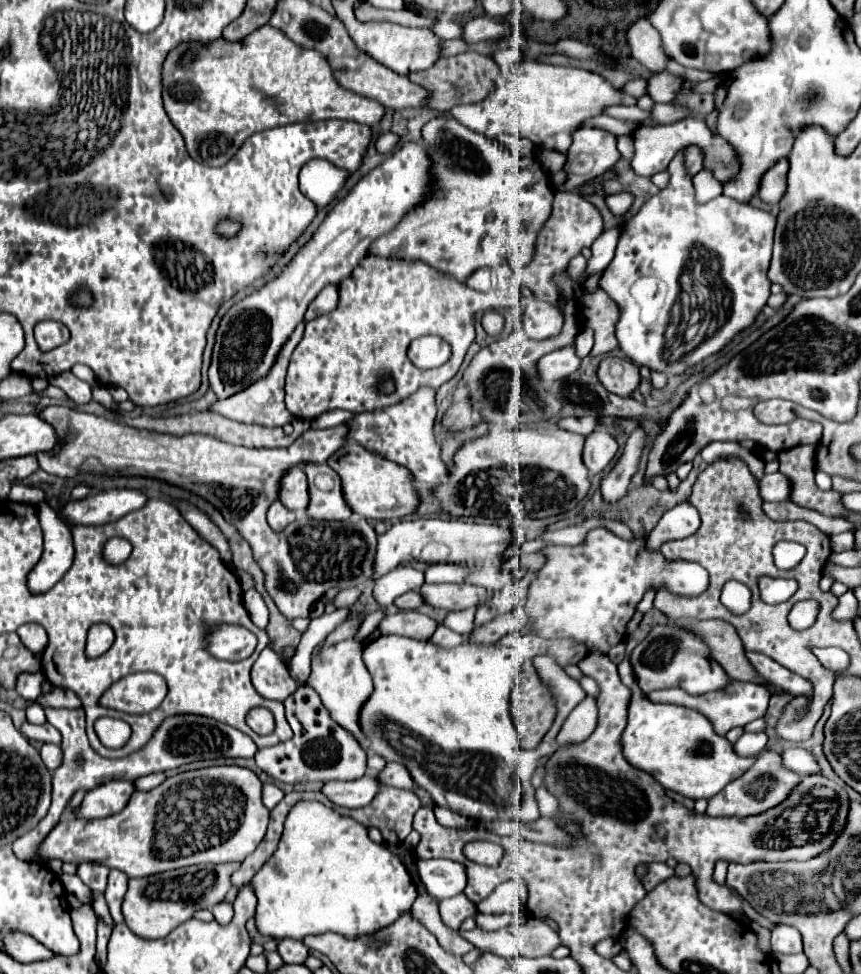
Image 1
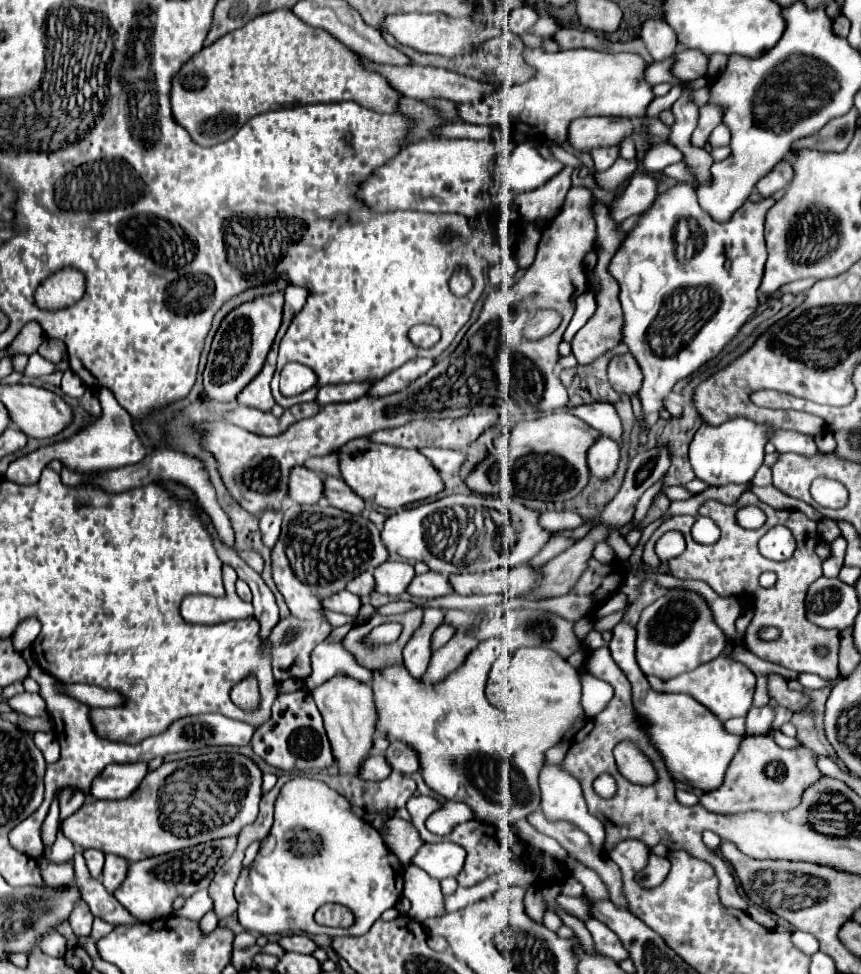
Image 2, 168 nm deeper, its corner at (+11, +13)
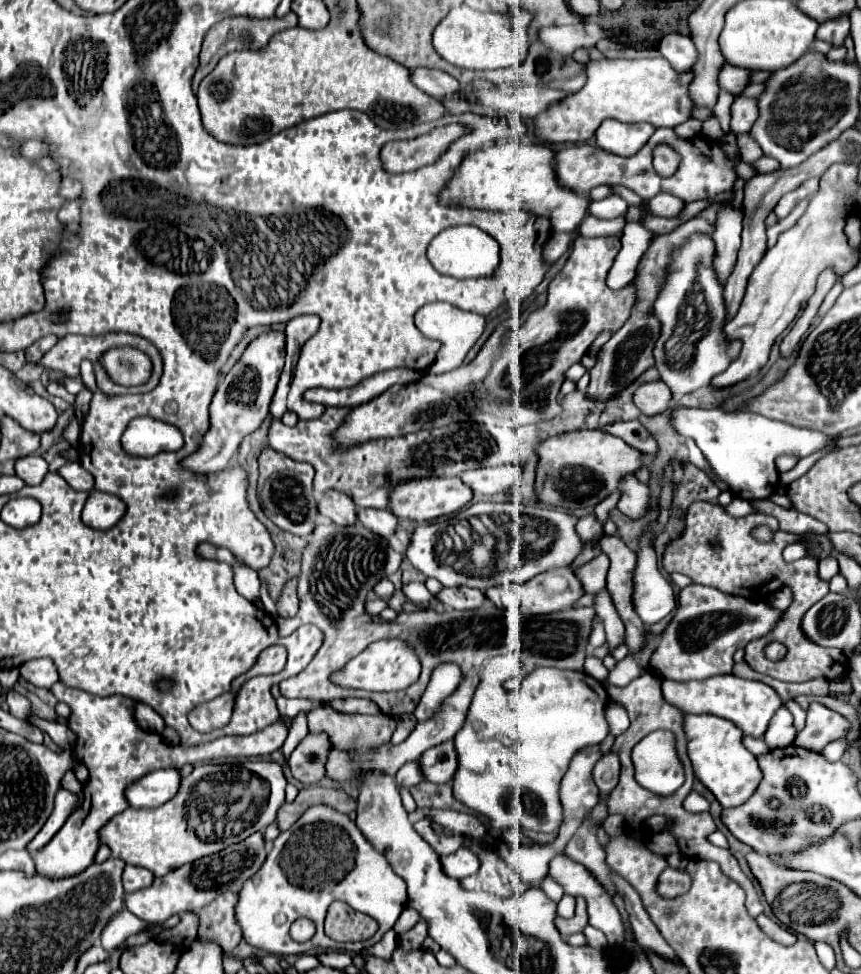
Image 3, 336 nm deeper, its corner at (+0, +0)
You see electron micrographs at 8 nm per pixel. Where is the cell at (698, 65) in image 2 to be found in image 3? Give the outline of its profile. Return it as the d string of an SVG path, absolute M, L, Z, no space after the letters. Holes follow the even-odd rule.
M724 65L720 69L720 75L718 75L718 85L724 87L726 91L730 91L732 95L740 95L744 91L744 87L750 83L750 73L748 69L742 69L742 67L736 67L736 65Z

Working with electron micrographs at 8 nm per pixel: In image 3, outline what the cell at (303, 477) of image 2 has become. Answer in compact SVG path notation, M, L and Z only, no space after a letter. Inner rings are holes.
M328 491L324 493L322 501L318 501L318 511L332 519L340 527L348 527L356 523L356 505L354 501L338 491Z

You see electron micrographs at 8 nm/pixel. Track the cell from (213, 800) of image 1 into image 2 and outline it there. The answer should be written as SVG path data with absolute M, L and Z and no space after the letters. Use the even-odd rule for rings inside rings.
M205 754L187 762L165 762L157 770L149 772L131 798L123 800L89 800L75 814L59 822L59 830L73 844L85 848L97 848L105 854L123 856L129 862L167 854L171 850L183 850L207 840L219 840L237 836L241 828L253 824L257 818L261 800L261 770L241 754Z

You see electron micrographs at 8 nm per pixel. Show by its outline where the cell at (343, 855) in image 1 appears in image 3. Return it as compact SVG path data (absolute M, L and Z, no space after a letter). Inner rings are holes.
M314 805L288 831L280 831L274 839L272 851L268 853L262 869L242 885L234 913L244 941L272 955L304 955L311 949L358 953L376 945L382 935L394 927L398 915L406 907L406 901L406 883L390 869L386 857L382 857L382 853L366 841L356 823L328 805ZM304 865L310 865L312 869L304 869ZM336 899L346 901L352 909L364 911L376 919L380 929L368 941L360 943L338 943L326 937L326 909ZM300 917L310 917L316 925L316 935L304 943L292 941L288 933L290 925Z

